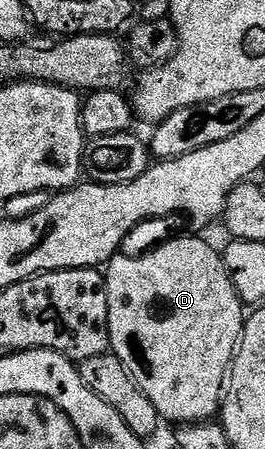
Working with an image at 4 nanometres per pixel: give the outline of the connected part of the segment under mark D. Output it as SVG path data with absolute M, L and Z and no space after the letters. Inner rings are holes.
M193 235L193 237L175 237L172 241L157 246L152 253L147 253L144 257L123 256L112 257L105 266L107 302L109 303L109 335L111 336L110 352L114 353L117 359L121 359L121 363L125 363L129 375L137 383L137 387L141 387L141 391L147 396L149 403L153 403L153 407L157 407L160 418L164 422L176 421L174 424L179 427L210 422L214 418L211 416L214 413L216 416L220 412L225 392L225 374L230 370L231 363L235 359L235 350L239 347L245 320L245 306L239 300L237 291L229 279L221 254L203 243L199 235Z

